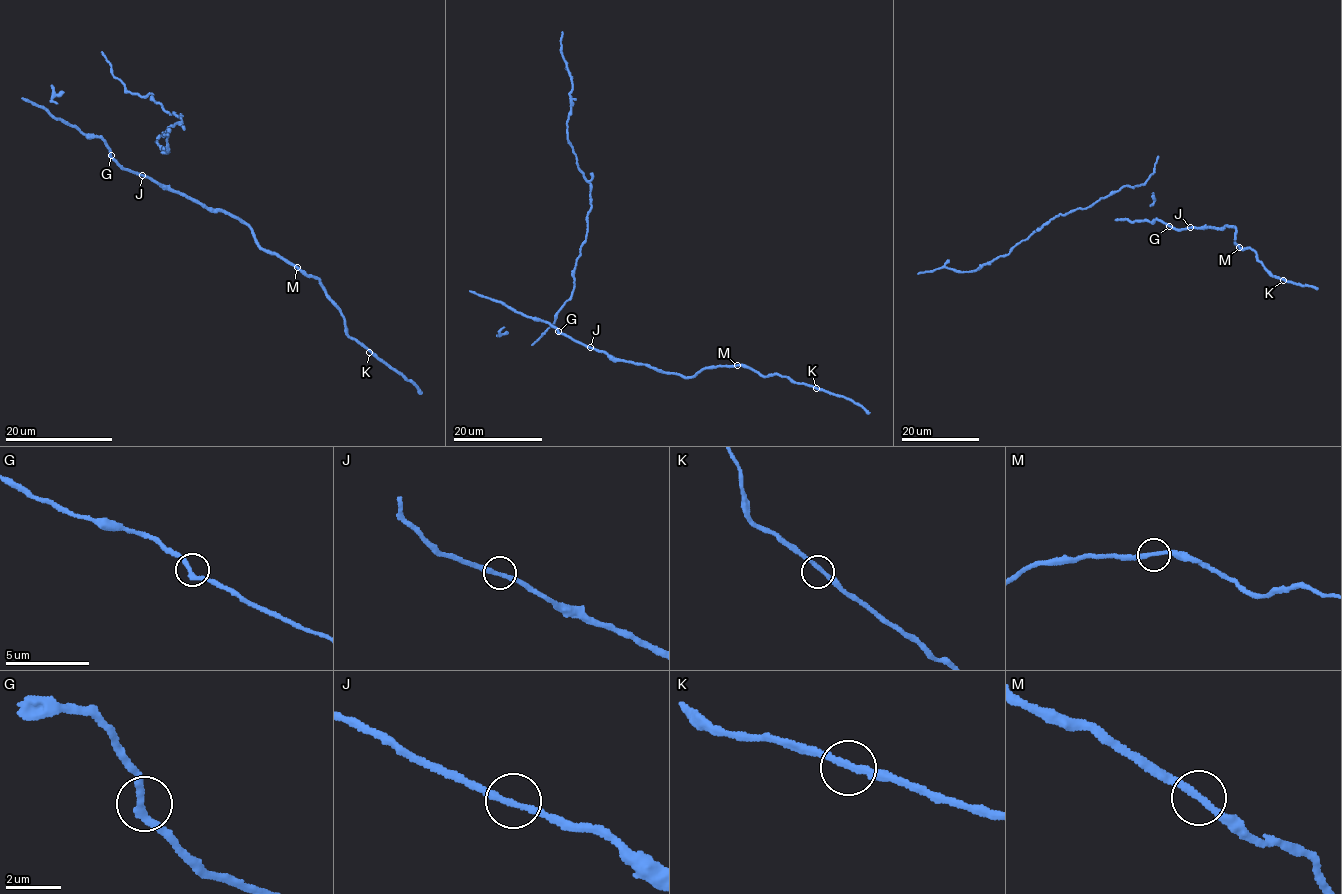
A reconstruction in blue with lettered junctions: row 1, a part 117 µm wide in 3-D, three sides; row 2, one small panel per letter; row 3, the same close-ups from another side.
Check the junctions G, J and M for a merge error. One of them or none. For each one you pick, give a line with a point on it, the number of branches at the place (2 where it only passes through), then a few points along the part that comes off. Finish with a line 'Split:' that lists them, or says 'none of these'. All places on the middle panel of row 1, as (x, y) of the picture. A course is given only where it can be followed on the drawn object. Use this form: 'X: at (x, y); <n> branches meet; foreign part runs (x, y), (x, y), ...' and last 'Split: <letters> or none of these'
Split: none of these

